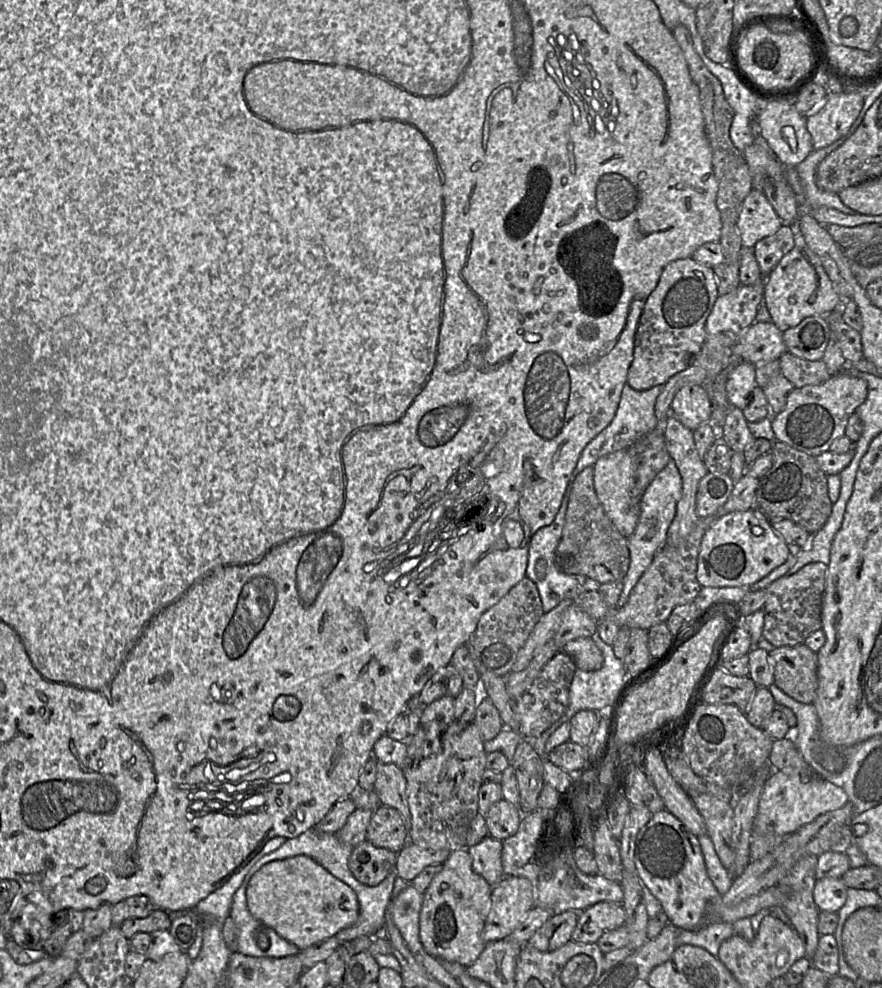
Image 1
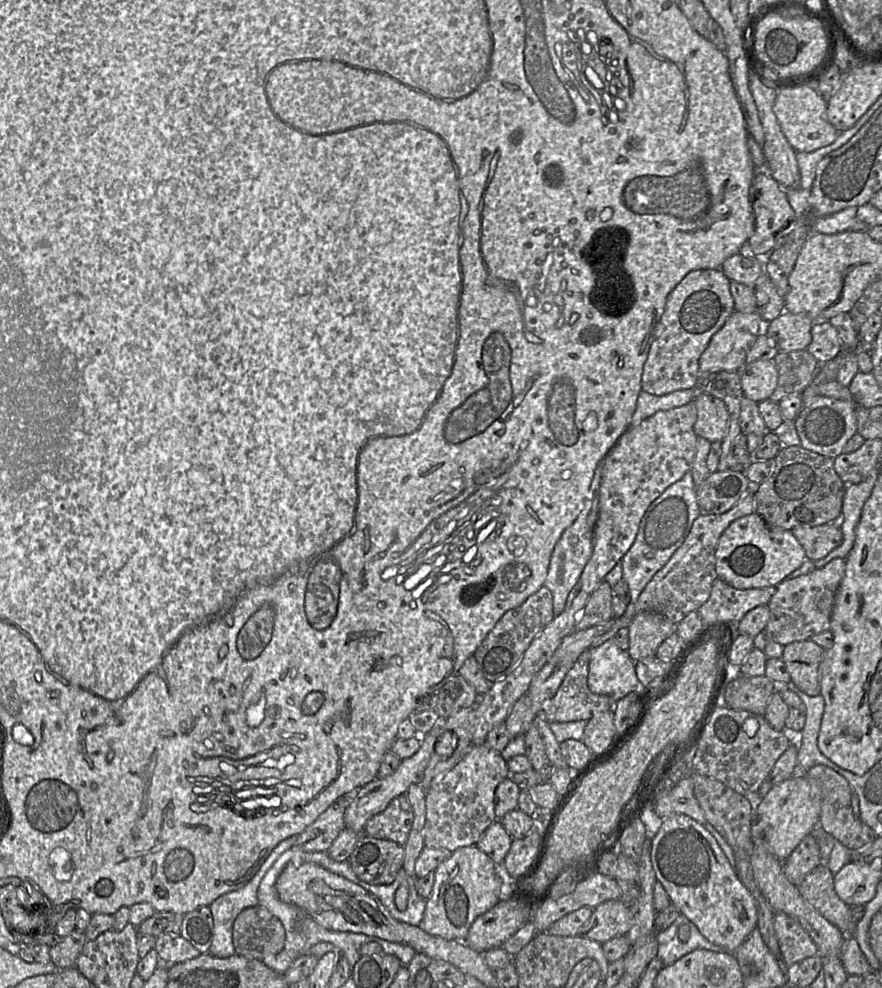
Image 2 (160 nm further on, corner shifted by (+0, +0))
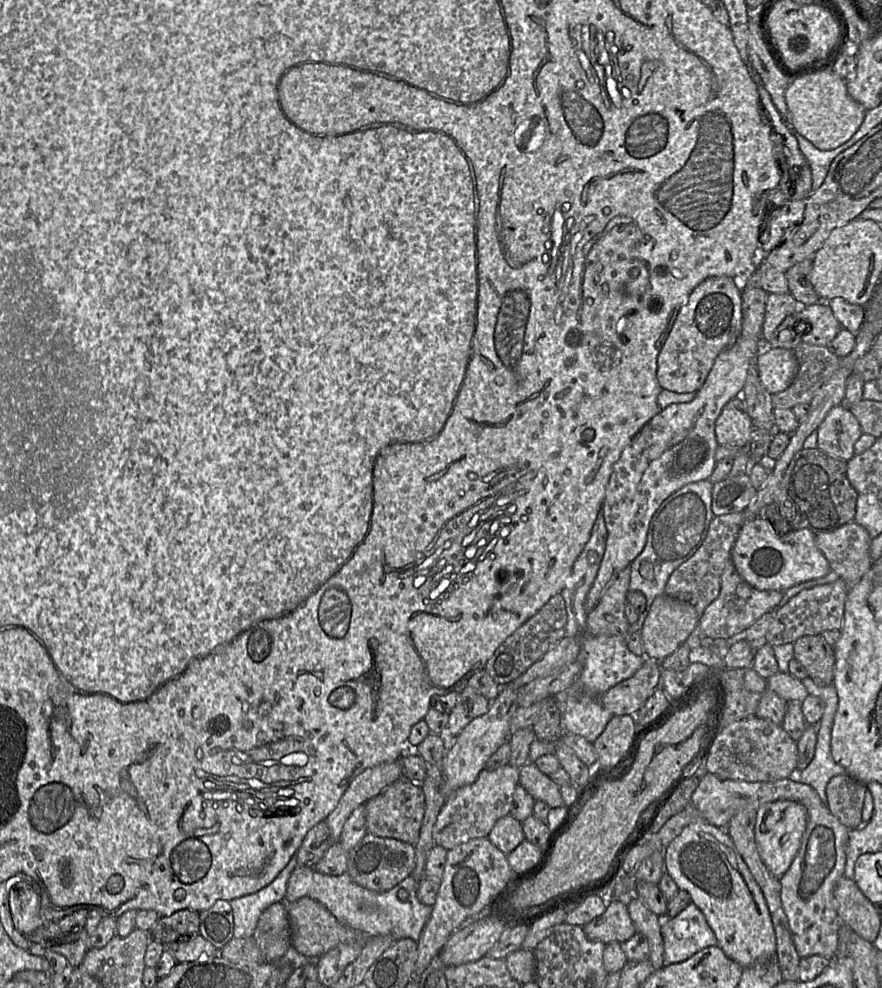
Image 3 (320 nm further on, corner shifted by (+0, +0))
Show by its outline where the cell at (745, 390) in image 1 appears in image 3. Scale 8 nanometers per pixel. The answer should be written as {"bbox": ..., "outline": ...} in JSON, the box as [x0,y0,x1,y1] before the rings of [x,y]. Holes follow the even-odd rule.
{"bbox":[756,347,798,395],"outline":[[[780,347],[763,348],[757,355],[756,366],[761,383],[772,395],[786,389],[798,370],[793,351]]]}

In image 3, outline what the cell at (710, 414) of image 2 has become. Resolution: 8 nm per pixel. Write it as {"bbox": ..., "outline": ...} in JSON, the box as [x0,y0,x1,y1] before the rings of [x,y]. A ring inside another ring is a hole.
{"bbox":[715,396,753,447],"outline":[[[741,396],[731,399],[715,422],[715,436],[719,445],[744,447],[751,439],[753,420],[746,411]]]}

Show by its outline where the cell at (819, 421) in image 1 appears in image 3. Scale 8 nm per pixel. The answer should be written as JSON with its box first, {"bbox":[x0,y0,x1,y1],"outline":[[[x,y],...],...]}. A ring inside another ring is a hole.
{"bbox":[816,404,863,461],"outline":[[[843,404],[833,407],[816,430],[817,448],[846,461],[855,455],[854,445],[863,433],[857,418]]]}

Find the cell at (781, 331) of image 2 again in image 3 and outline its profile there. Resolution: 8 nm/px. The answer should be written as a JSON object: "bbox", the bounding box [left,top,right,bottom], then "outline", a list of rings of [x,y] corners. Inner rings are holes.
{"bbox":[793,303,843,346],"outline":[[[828,303],[801,305],[793,315],[797,321],[804,320],[812,326],[809,333],[799,336],[807,344],[826,346],[843,328]]]}

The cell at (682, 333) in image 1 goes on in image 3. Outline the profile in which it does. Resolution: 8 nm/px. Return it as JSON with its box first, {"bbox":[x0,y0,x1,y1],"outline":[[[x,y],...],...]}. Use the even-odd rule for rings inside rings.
{"bbox":[657,276,742,393],"outline":[[[727,276],[709,277],[690,293],[657,357],[657,379],[662,389],[696,393],[720,352],[741,335],[742,298],[739,282]]]}

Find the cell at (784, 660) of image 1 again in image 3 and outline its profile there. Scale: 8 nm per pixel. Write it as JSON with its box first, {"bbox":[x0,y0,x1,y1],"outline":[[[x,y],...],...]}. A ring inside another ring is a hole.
{"bbox":[794,634,835,686],"outline":[[[820,634],[806,635],[794,643],[794,659],[799,661],[818,686],[833,683],[835,671],[834,648]]]}

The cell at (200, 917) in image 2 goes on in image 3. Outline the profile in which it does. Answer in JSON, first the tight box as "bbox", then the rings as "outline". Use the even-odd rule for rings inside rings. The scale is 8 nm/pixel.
{"bbox":[198,900,234,949],"outline":[[[217,900],[208,910],[202,911],[198,934],[221,949],[234,938],[232,907],[227,900]]]}

